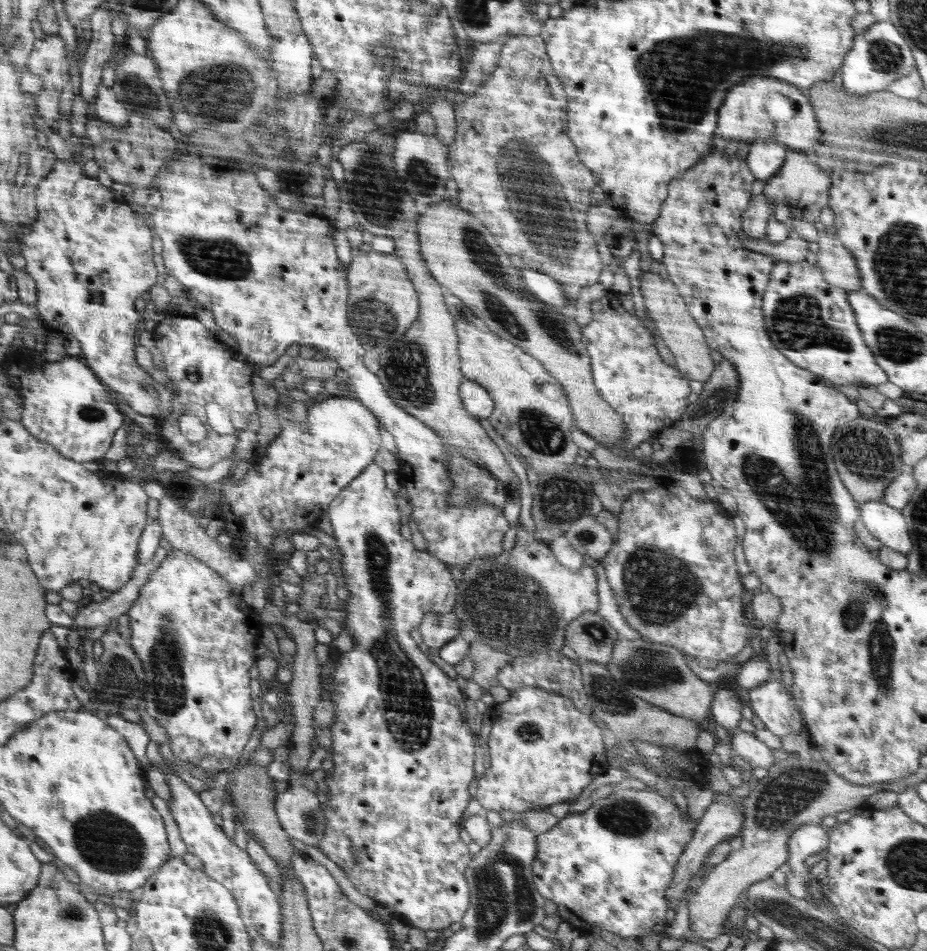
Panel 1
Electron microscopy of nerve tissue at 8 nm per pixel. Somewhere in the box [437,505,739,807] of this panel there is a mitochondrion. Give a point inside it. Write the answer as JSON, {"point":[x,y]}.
{"point":[509,606]}

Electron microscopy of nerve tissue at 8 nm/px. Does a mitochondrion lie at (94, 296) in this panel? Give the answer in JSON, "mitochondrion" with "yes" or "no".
{"mitochondrion":"no"}

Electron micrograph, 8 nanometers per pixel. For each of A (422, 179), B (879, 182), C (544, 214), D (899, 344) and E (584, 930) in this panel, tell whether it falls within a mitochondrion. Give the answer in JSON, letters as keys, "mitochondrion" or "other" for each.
{"A":"mitochondrion","B":"other","C":"mitochondrion","D":"mitochondrion","E":"other"}

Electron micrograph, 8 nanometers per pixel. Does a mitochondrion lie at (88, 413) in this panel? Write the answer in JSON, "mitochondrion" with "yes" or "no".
{"mitochondrion":"yes"}

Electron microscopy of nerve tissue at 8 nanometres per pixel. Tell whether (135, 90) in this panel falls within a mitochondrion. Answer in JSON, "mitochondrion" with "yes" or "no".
{"mitochondrion":"yes"}

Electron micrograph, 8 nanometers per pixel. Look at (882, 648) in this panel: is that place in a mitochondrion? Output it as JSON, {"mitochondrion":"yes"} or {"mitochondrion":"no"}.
{"mitochondrion":"yes"}

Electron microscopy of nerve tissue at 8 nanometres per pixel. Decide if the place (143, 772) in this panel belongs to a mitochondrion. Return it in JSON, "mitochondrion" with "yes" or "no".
{"mitochondrion":"no"}

